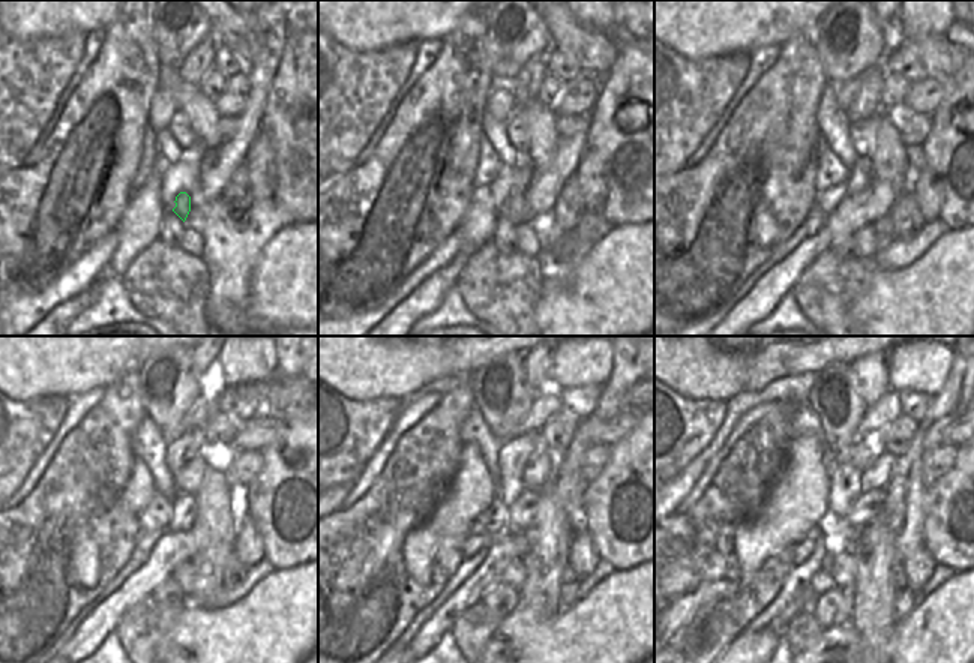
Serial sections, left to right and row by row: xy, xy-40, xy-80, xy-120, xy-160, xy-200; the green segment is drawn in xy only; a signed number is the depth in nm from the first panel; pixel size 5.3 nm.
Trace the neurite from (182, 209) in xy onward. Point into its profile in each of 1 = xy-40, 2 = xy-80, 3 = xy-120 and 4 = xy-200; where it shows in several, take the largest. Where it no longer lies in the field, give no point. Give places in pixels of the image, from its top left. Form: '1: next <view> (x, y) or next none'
1: next xy-40 (517, 194)
2: next xy-80 (860, 173)
3: next xy-120 (183, 506)
4: next xy-200 (869, 506)

